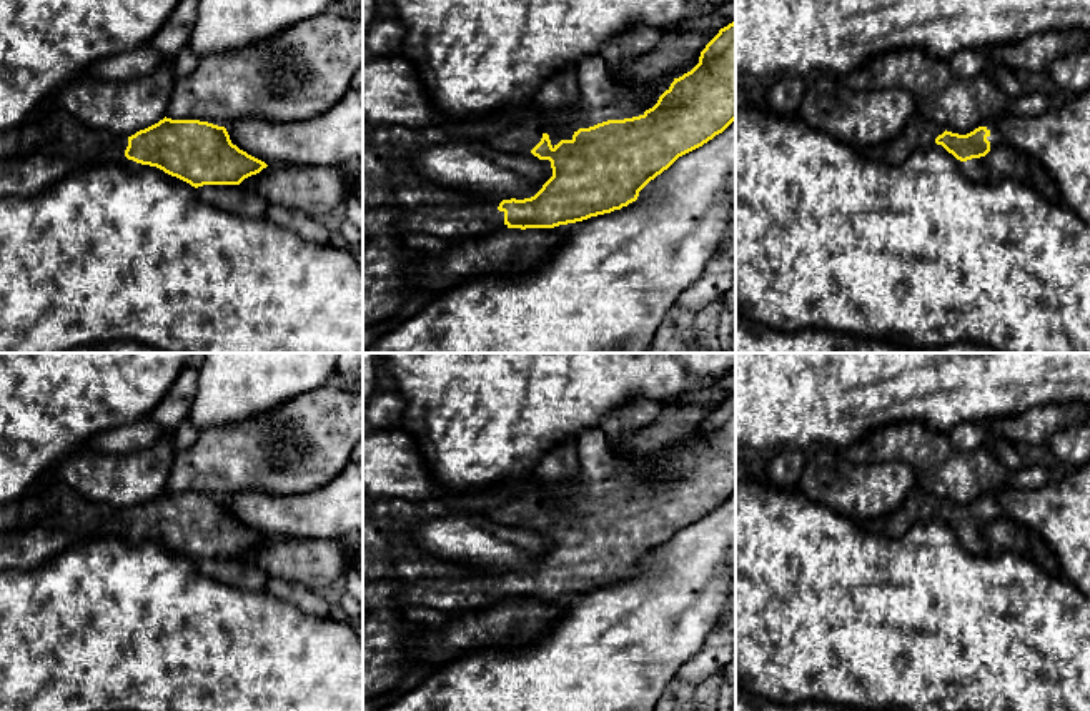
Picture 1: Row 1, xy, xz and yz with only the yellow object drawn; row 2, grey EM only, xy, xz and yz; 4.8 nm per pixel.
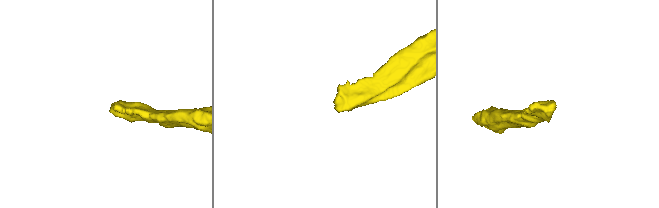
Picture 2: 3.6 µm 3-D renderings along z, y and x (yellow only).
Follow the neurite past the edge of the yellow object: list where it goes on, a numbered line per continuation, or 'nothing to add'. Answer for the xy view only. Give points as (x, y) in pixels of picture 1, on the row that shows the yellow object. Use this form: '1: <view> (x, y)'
1: xy (54, 142)

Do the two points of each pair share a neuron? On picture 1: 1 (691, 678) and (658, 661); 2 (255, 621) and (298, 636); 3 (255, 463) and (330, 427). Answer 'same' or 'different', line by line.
1: different
2: same
3: same

